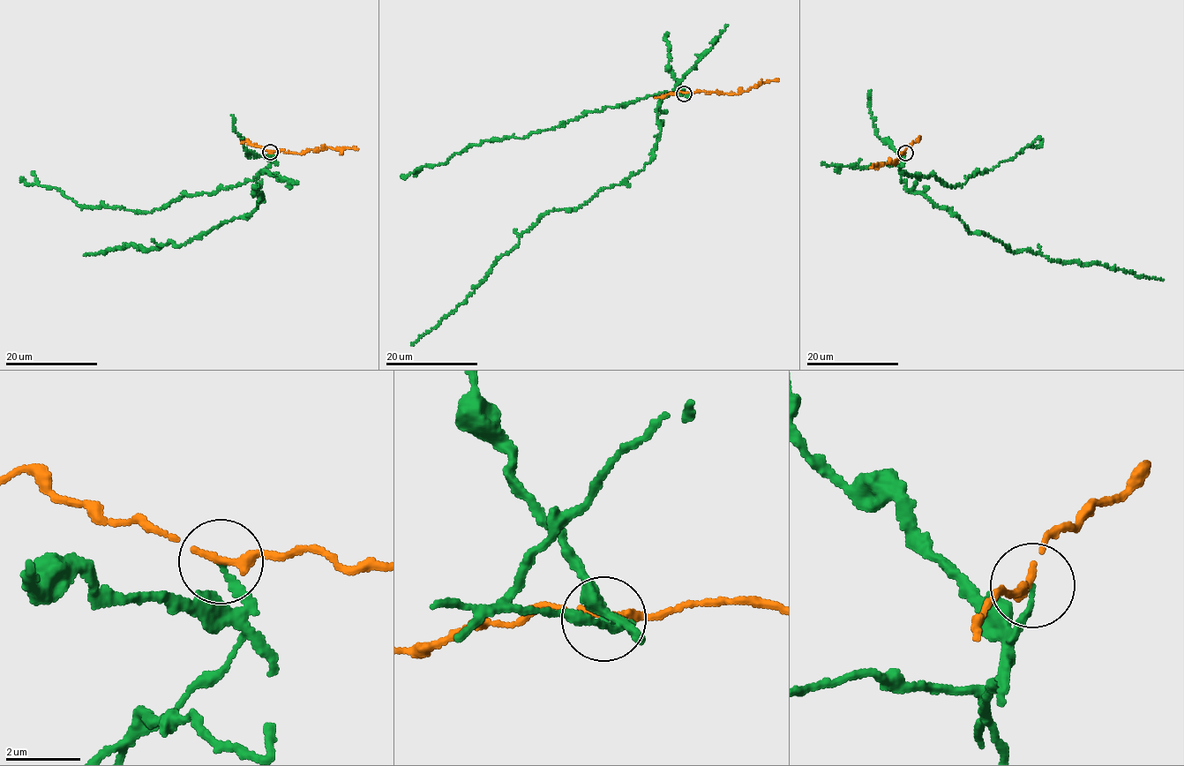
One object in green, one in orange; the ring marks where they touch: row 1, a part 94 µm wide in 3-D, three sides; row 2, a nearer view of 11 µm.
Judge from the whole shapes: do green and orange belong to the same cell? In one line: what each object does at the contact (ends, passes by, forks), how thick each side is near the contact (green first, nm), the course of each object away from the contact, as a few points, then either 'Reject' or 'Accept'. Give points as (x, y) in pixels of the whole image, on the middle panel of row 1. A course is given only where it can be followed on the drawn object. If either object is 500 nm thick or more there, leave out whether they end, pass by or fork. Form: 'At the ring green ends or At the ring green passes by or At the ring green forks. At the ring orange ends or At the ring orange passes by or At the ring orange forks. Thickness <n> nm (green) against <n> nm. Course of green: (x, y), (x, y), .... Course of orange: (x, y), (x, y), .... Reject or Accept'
At the ring green ends. At the ring orange passes by. Thickness 160 nm (green) against 200 nm. Course of green: (685, 93), (660, 103), (657, 145), (640, 171), (577, 208), (545, 213), (410, 345). Course of orange: (685, 93), (696, 91), (738, 93), (779, 79). Reject

